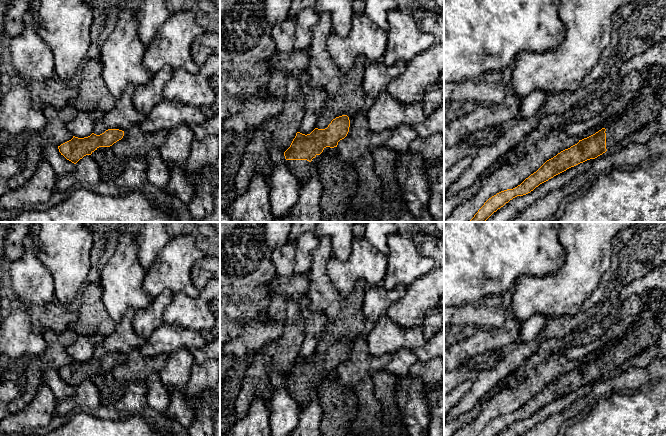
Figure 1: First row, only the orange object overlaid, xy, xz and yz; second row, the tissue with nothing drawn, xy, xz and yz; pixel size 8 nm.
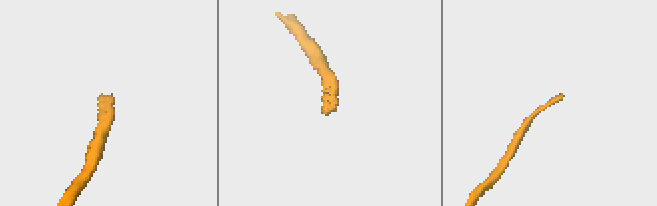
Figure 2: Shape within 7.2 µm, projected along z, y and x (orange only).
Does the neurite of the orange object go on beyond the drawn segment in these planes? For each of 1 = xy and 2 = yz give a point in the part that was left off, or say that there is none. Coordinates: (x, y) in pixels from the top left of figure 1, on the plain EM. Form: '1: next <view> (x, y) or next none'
1: next none
2: next yz (645, 332)

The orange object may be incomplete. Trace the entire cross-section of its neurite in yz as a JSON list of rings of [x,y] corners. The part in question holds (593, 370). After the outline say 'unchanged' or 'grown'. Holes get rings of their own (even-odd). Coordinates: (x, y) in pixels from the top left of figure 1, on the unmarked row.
[[[651,313],[644,314],[626,330],[619,343],[613,344],[606,352],[579,364],[577,368],[547,384],[517,411],[492,420],[478,436],[496,436],[513,422],[530,417],[540,408],[567,393],[597,382],[625,361],[643,353],[648,347],[657,345],[662,331]]]; grown

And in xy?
[[[108,353],[100,359],[92,357],[88,361],[73,362],[60,370],[59,376],[67,384],[76,388],[80,383],[86,379],[91,379],[99,371],[110,371],[124,360],[124,355],[119,353]]]; unchanged

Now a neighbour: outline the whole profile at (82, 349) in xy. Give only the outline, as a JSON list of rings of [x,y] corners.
[[[100,335],[78,336],[76,341],[67,347],[68,354],[78,362],[88,361],[93,357],[95,348],[103,341]]]

